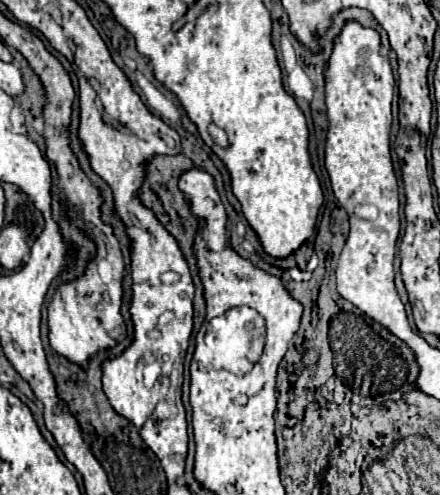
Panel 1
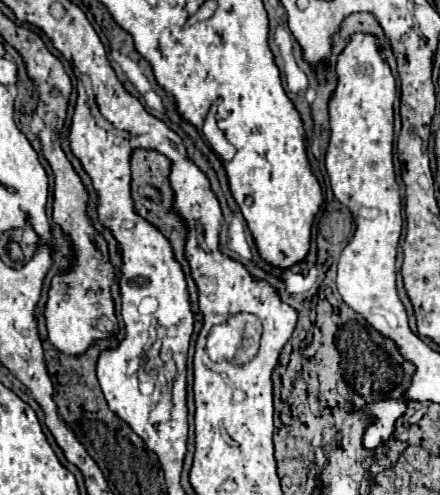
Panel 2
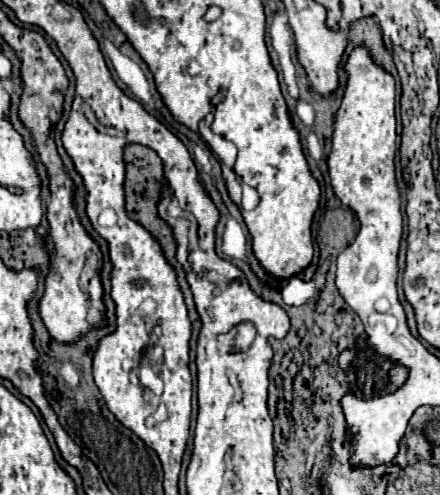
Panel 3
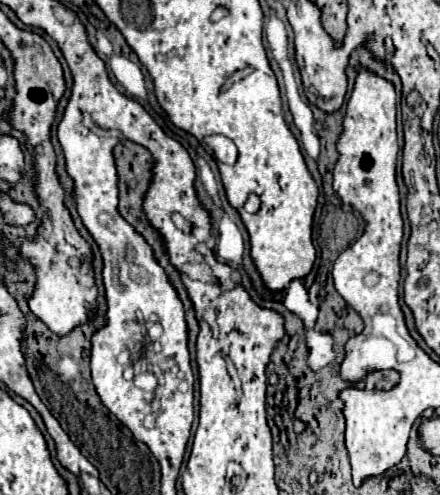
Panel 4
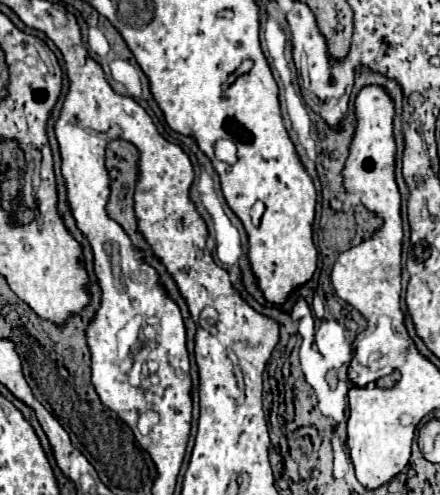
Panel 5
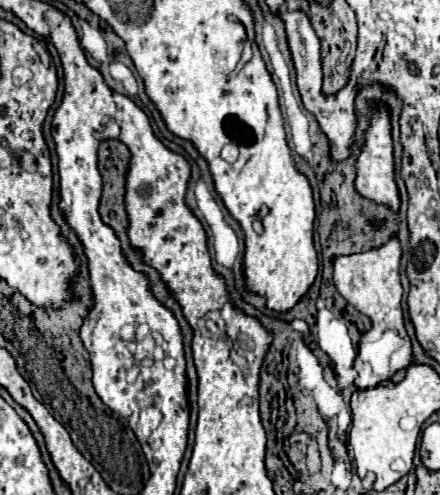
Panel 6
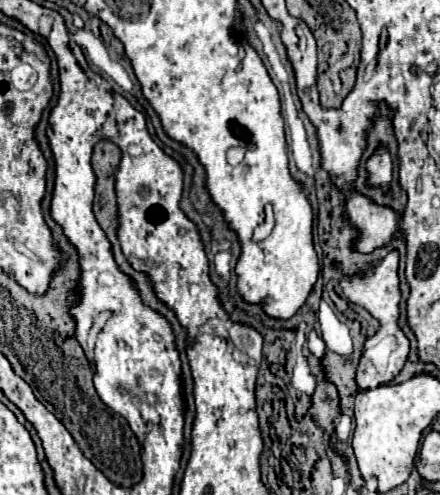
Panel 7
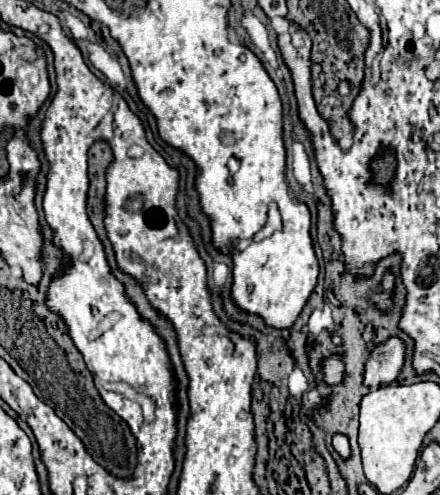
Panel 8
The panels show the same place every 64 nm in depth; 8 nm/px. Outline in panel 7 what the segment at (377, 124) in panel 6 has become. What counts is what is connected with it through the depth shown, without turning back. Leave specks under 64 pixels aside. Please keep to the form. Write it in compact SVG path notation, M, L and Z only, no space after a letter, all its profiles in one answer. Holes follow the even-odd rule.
M380 148L368 160L368 172L370 172L370 184L380 184L382 188L388 188L388 182L392 180L392 160L388 150Z

